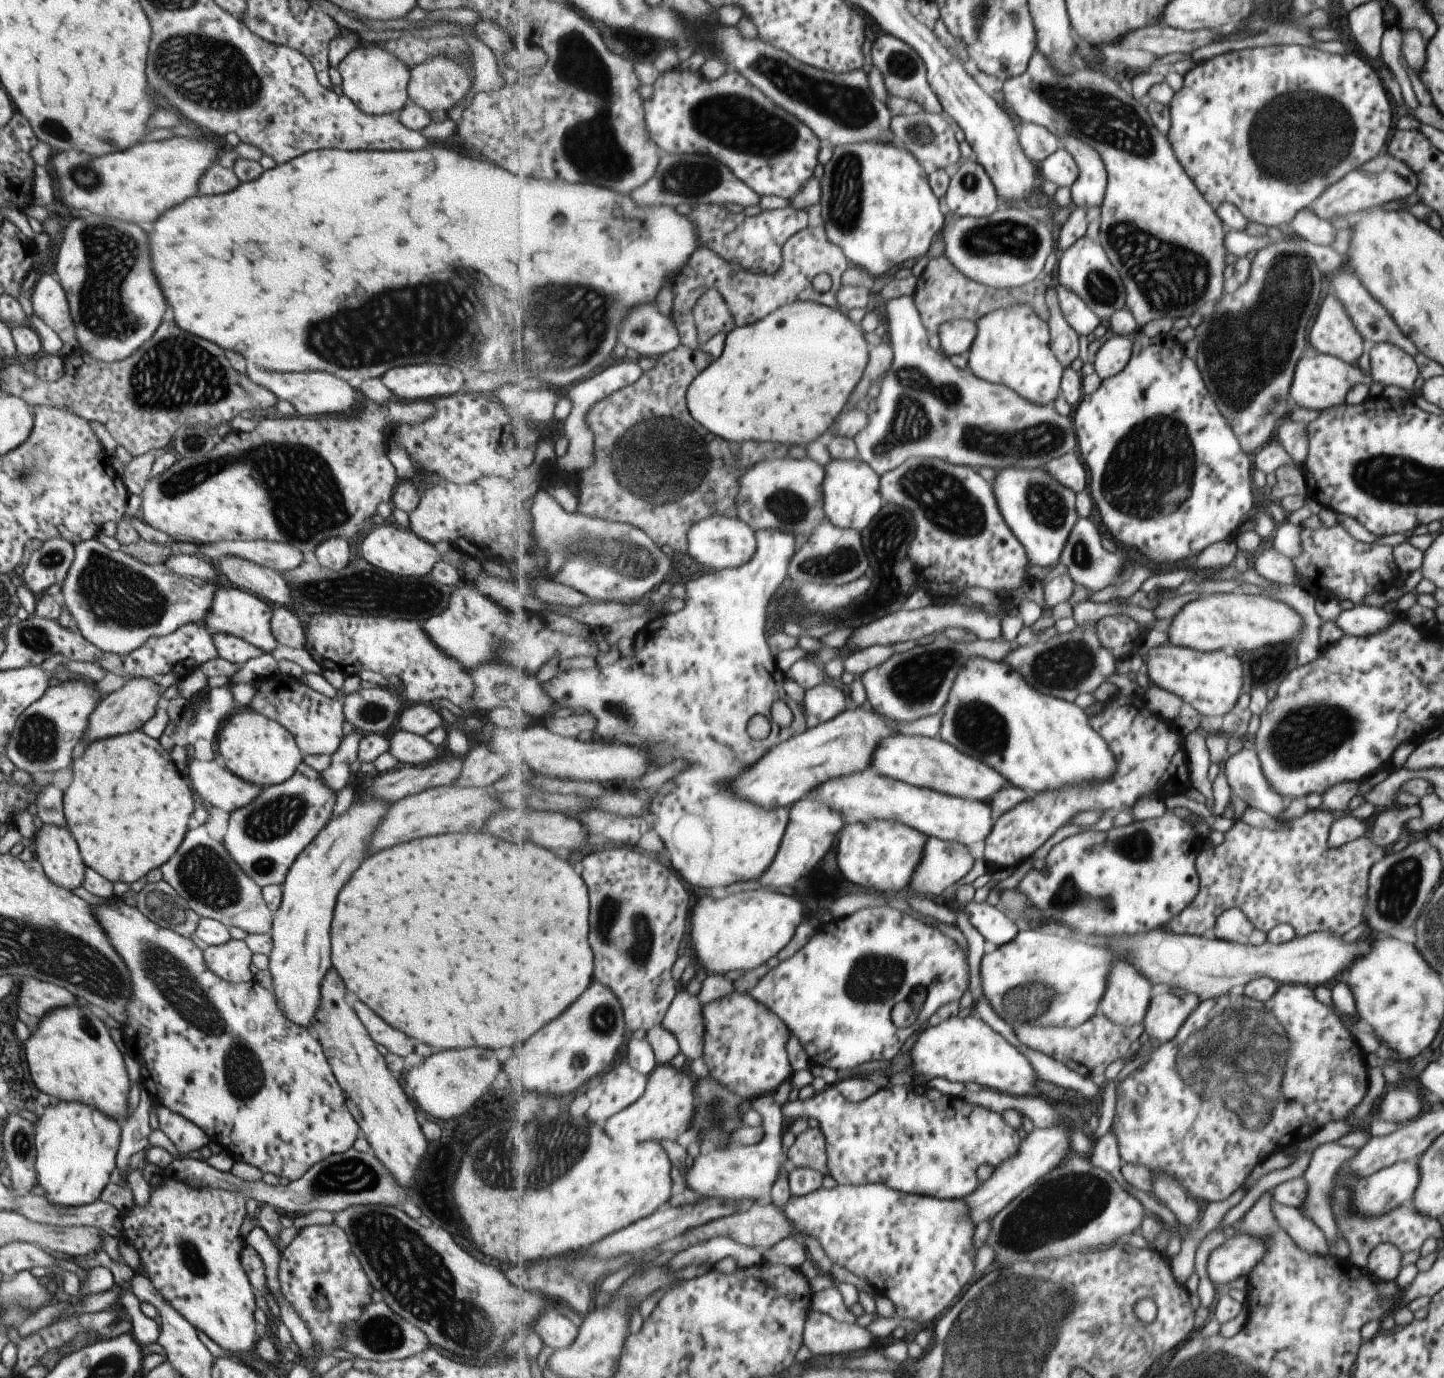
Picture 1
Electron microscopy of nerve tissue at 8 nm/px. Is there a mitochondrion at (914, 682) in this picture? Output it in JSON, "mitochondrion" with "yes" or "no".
{"mitochondrion":"yes"}

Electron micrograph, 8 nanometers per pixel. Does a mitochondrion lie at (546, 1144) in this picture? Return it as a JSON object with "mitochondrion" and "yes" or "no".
{"mitochondrion":"yes"}

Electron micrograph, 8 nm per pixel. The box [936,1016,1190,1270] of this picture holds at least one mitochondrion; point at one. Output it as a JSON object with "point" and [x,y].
{"point":[1058,1209]}

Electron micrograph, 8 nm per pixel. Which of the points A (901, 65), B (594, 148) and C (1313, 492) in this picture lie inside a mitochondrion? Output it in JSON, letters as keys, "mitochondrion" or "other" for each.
{"A":"mitochondrion","B":"mitochondrion","C":"other"}

